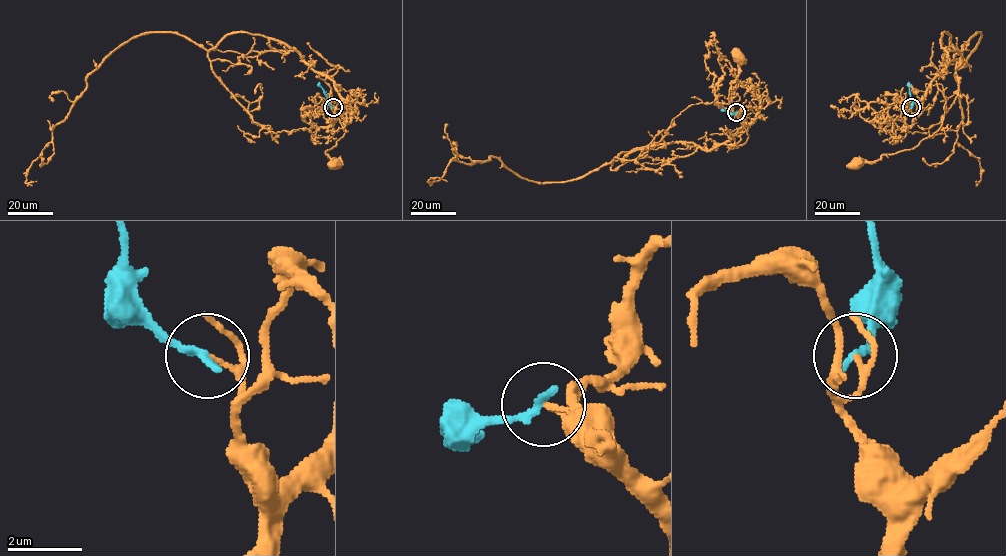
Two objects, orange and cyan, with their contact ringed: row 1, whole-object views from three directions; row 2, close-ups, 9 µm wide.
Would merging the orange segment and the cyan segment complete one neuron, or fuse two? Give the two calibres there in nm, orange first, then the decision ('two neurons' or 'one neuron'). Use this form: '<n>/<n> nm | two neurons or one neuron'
90/220 nm | two neurons

